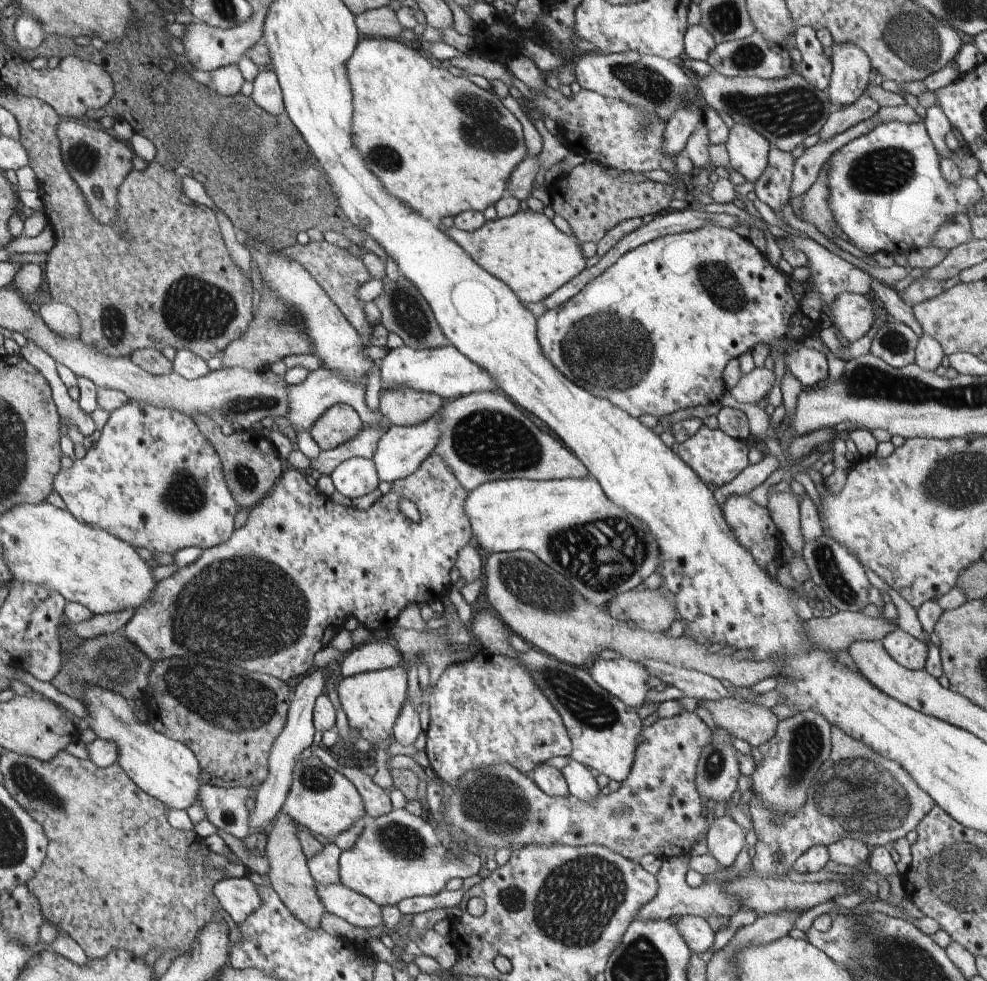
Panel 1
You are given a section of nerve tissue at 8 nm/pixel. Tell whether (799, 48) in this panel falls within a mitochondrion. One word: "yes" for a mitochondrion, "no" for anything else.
no

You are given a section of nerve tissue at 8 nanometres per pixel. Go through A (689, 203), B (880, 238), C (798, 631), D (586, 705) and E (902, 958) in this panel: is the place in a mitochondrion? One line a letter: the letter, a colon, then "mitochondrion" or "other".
A: other
B: other
C: other
D: mitochondrion
E: mitochondrion

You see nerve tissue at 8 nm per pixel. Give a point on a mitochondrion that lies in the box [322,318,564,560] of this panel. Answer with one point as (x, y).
(489, 441)

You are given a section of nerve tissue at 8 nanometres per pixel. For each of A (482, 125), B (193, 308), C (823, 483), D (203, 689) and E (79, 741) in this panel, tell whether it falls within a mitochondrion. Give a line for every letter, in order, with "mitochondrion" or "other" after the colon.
A: mitochondrion
B: mitochondrion
C: other
D: mitochondrion
E: other

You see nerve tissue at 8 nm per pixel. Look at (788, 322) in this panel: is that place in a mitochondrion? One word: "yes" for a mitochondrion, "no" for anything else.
no

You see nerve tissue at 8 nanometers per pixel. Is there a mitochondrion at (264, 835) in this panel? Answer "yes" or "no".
no

